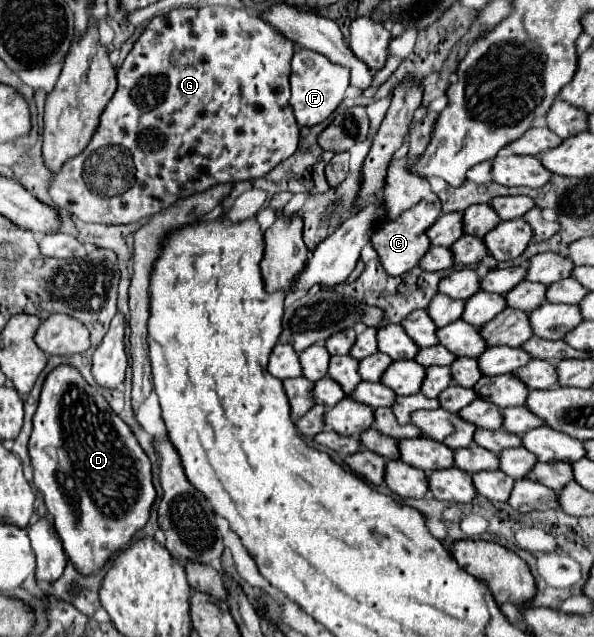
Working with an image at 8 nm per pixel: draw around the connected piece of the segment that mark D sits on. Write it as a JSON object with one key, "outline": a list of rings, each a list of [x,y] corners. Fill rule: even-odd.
{"outline":[[[70,365],[56,367],[46,377],[38,409],[34,413],[34,429],[30,435],[28,453],[34,467],[34,483],[44,495],[46,509],[56,523],[54,529],[52,521],[46,517],[34,521],[28,527],[28,537],[36,553],[38,581],[54,583],[68,565],[68,559],[74,565],[74,569],[78,569],[78,573],[82,575],[100,571],[108,563],[108,559],[116,551],[126,547],[130,539],[148,523],[150,509],[156,501],[156,489],[152,485],[152,463],[148,455],[142,451],[130,427],[112,411],[104,395],[98,389],[90,387],[74,367]]]}

